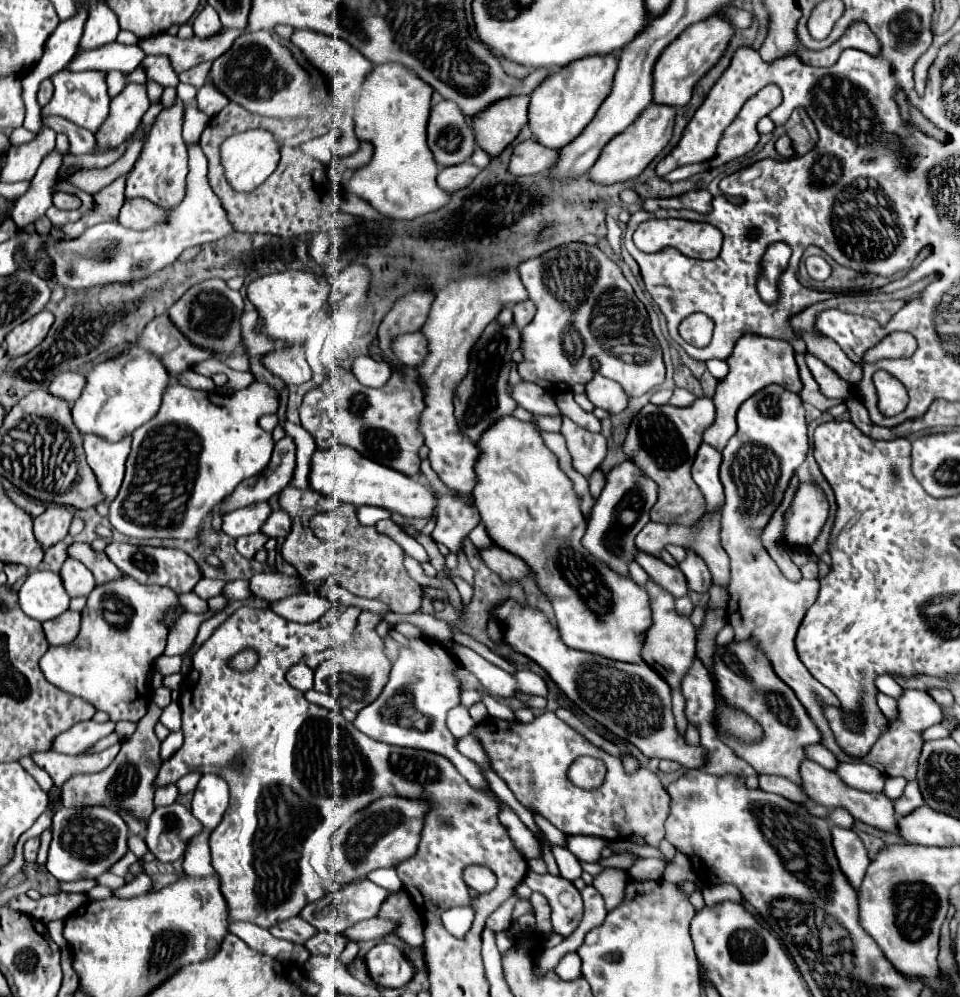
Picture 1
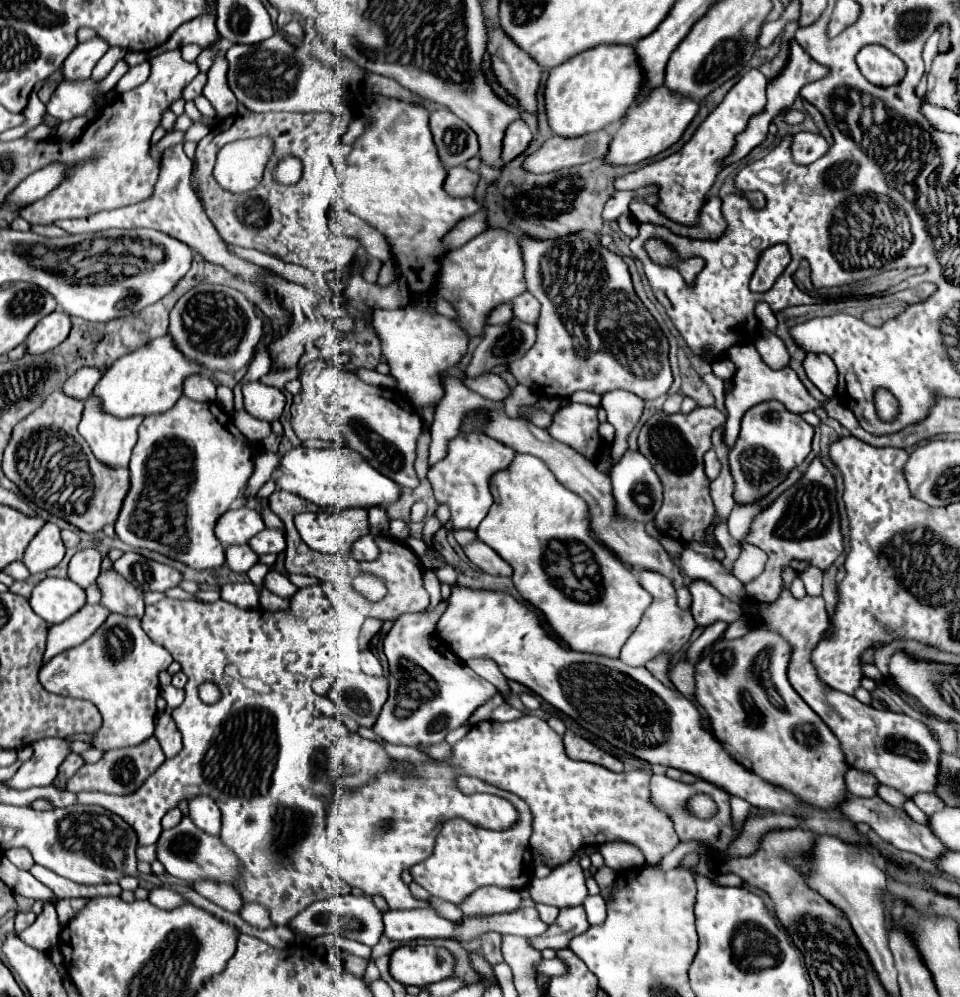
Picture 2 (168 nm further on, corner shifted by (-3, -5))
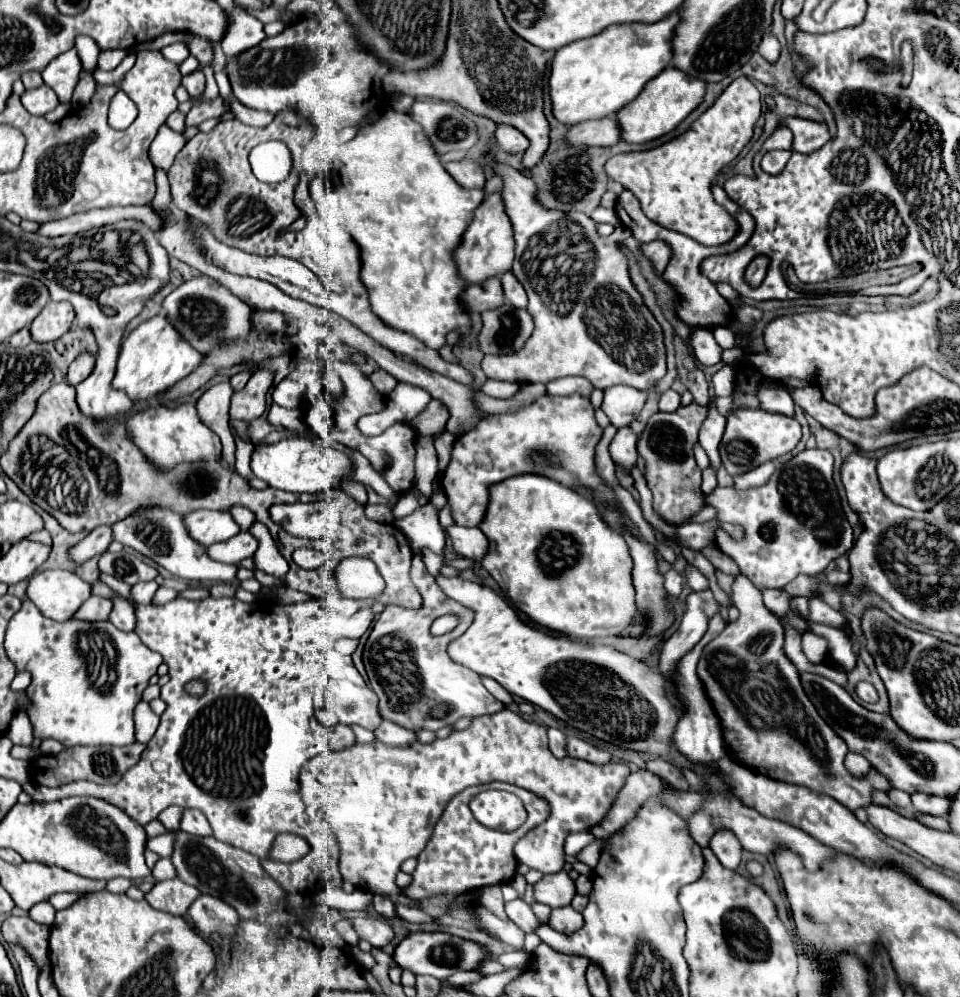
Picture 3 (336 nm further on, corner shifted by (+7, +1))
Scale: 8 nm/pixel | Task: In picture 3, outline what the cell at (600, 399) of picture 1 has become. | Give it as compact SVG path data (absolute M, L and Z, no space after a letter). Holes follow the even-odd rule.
M612 386L604 390L602 410L616 428L630 424L646 404L648 394L630 386Z

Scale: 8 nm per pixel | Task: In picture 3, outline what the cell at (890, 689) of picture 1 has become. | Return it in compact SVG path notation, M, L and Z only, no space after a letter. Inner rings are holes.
M808 622L808 630L818 634L818 636L824 636L828 640L830 654L846 666L846 672L850 672L854 668L856 654L852 650L852 640L850 640L848 634L844 634L838 628L832 628L832 626L826 626L826 624L816 624L816 622Z

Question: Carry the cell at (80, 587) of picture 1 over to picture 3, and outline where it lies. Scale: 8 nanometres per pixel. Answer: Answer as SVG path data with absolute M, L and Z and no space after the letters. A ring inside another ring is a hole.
M98 526L80 544L70 548L70 558L74 562L86 562L88 558L100 556L104 550L108 550L112 540L114 540L112 528L110 526Z

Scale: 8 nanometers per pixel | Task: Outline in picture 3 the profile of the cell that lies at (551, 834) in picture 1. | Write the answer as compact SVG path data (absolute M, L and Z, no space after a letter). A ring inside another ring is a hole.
M560 870L558 874L546 874L538 884L534 884L536 902L548 904L550 908L568 906L574 894L576 894L574 882L564 870Z

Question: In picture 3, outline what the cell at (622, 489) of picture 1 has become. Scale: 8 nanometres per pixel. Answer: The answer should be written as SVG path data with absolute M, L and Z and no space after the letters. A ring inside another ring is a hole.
M622 426L610 444L612 460L626 472L630 472L630 468L636 466L636 458L638 458L636 440L638 440L638 436L632 432L632 428Z

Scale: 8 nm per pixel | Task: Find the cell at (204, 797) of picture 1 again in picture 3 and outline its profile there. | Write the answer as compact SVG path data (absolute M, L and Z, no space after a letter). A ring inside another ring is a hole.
M184 810L184 818L182 818L180 828L188 834L194 834L194 836L202 836L202 838L212 836L212 828L206 822L206 816L196 810Z

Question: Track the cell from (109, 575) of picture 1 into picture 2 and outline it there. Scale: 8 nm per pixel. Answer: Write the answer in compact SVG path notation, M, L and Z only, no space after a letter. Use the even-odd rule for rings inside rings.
M114 568L100 572L100 604L110 612L124 612L128 616L144 614L144 592L122 578Z

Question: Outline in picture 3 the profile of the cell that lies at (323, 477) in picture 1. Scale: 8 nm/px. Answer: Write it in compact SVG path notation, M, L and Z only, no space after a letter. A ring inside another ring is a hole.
M286 438L276 444L254 446L250 468L254 476L268 482L272 488L294 492L294 494L302 494L302 492L316 494L316 492L340 488L340 484L348 476L352 476L350 460L342 452L312 444L310 440L304 440L304 438Z

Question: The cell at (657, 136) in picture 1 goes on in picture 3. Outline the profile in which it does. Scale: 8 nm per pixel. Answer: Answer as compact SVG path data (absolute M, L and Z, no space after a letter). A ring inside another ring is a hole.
M668 66L664 72L660 72L644 86L644 90L638 94L636 100L632 100L616 114L622 126L622 140L630 144L644 144L672 132L704 100L704 94L706 94L706 82L690 78L686 72Z

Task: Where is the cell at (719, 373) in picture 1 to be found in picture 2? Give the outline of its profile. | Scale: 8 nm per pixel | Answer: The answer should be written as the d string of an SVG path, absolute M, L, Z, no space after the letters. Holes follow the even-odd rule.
M722 358L722 360L716 360L712 364L712 372L714 376L722 378L722 380L730 380L734 376L734 364L728 360L728 358Z

